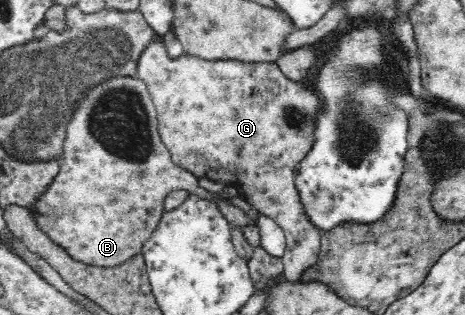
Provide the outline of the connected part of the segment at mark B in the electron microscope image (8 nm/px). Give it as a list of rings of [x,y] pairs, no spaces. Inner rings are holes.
[[[104,77],[79,92],[65,119],[60,158],[60,171],[25,208],[38,232],[57,248],[63,249],[76,263],[89,268],[116,269],[142,254],[144,243],[166,210],[168,195],[177,190],[193,191],[198,196],[218,202],[230,228],[257,224],[245,211],[228,200],[220,200],[212,193],[198,189],[197,179],[174,165],[171,153],[161,142],[157,111],[151,95],[146,84],[136,77]]]

